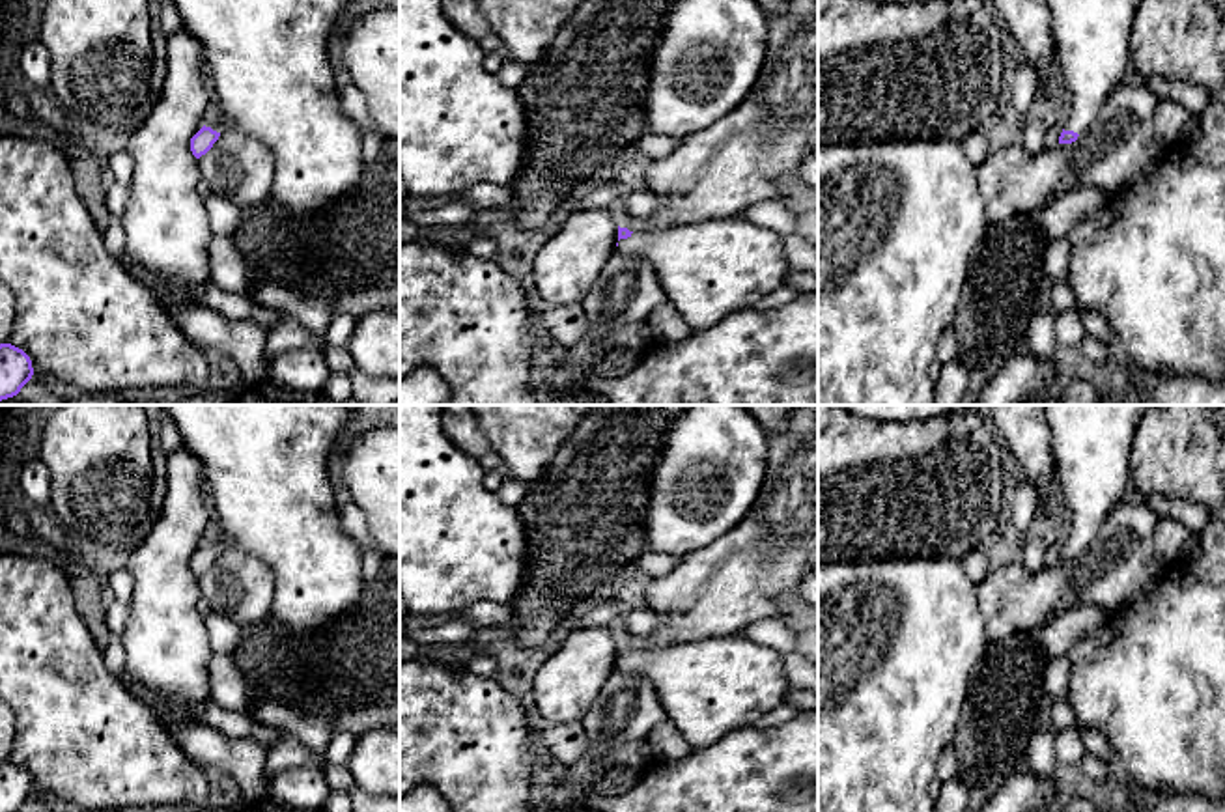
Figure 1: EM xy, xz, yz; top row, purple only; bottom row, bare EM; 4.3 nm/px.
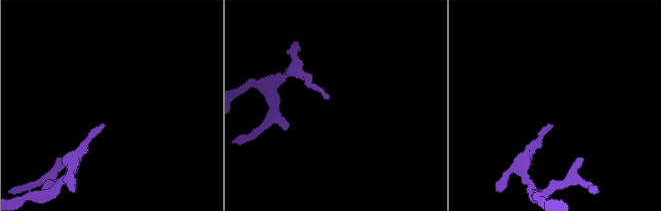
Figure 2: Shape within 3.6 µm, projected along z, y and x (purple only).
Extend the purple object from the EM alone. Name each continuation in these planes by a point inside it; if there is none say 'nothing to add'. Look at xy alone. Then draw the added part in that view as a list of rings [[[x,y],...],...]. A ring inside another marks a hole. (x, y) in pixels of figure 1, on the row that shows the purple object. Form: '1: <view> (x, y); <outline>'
1: xy (266, 62); [[[172,0],[172,2],[179,11],[183,28],[189,34],[192,34],[194,39],[202,45],[207,86],[220,112],[220,119],[207,127],[211,127],[217,133],[241,131],[248,136],[261,140],[271,149],[276,164],[273,202],[280,203],[297,217],[306,217],[336,202],[360,181],[360,174],[364,168],[364,161],[360,155],[362,127],[355,123],[349,116],[345,116],[342,110],[336,73],[327,54],[329,37],[338,30],[340,15],[351,0]]]

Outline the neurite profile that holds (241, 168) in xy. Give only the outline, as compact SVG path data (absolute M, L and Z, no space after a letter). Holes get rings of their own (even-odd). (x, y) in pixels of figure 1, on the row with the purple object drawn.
M241 131L220 133L213 147L198 159L200 179L211 192L246 209L273 202L275 157L261 140Z

